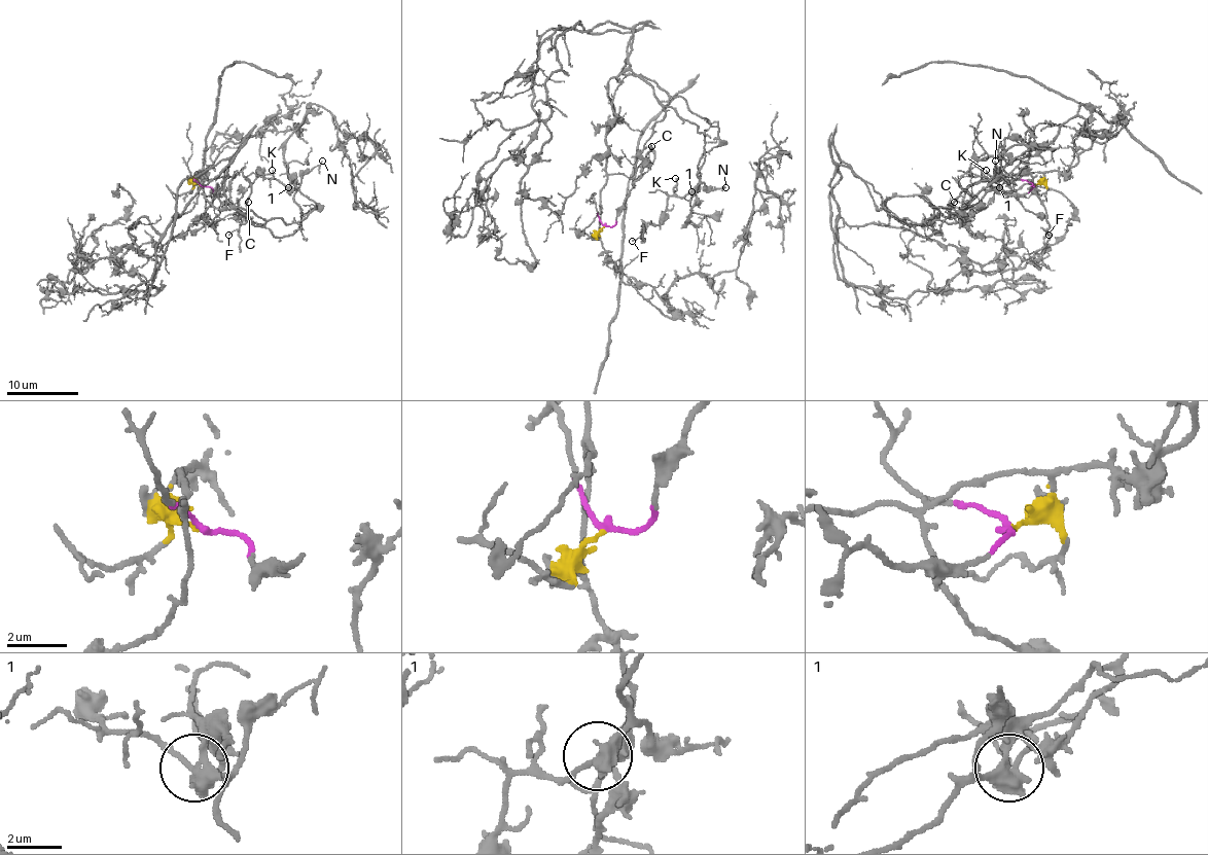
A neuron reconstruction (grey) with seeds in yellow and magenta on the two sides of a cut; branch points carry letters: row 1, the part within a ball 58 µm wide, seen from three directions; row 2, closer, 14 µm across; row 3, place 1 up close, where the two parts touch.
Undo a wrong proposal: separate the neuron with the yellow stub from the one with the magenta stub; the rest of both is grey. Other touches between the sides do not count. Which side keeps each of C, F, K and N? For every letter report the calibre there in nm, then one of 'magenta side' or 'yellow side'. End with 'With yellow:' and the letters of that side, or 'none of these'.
C: 130 nm thick; yellow side
F: 110 nm thick; magenta side
K: 160 nm thick; magenta side
N: 100 nm thick; magenta side
With yellow: C

